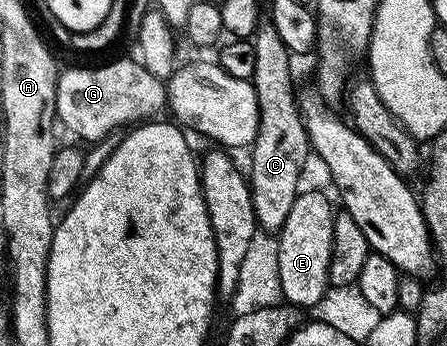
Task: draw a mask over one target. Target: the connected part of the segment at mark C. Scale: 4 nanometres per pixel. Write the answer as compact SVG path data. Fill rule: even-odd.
M271 23L259 24L258 29L255 30L253 35L254 50L256 51L256 71L252 78L254 82L254 90L256 91L256 99L258 100L258 106L260 107L260 123L258 124L258 134L254 140L250 153L250 173L248 169L248 180L250 182L250 198L254 204L254 219L259 226L262 225L266 229L274 229L273 231L281 230L282 224L288 219L288 211L292 211L292 203L298 198L297 180L300 176L300 169L304 164L305 159L309 157L312 152L310 148L310 136L306 134L306 123L302 115L302 109L298 105L299 94L294 93L294 73L290 70L290 60L292 60L292 54L286 49L284 42L276 33L276 27Z

